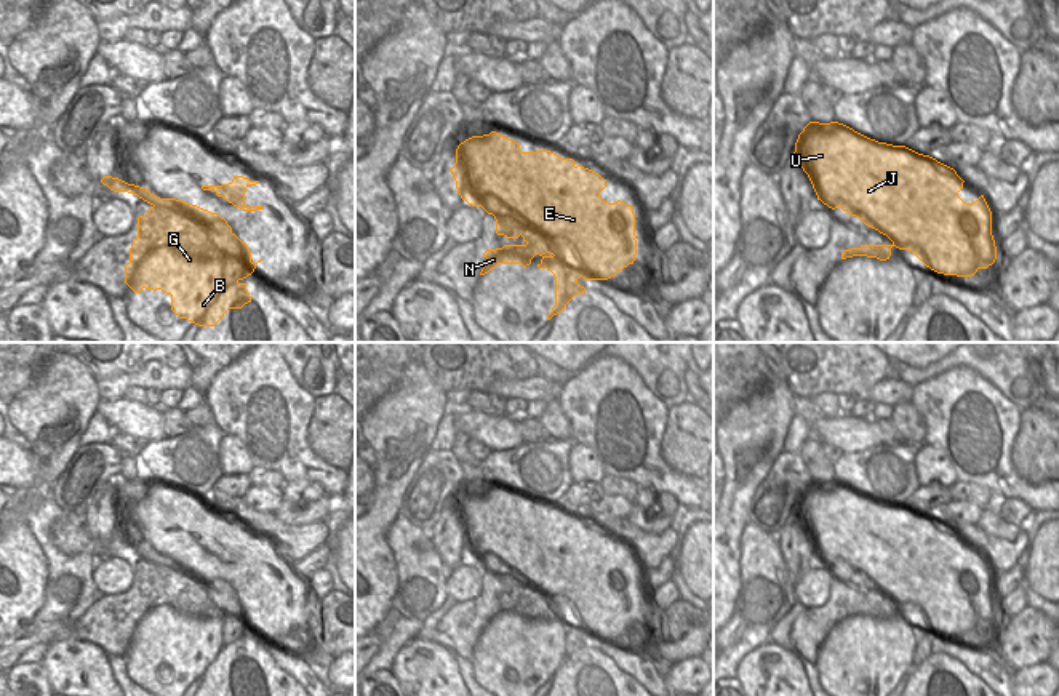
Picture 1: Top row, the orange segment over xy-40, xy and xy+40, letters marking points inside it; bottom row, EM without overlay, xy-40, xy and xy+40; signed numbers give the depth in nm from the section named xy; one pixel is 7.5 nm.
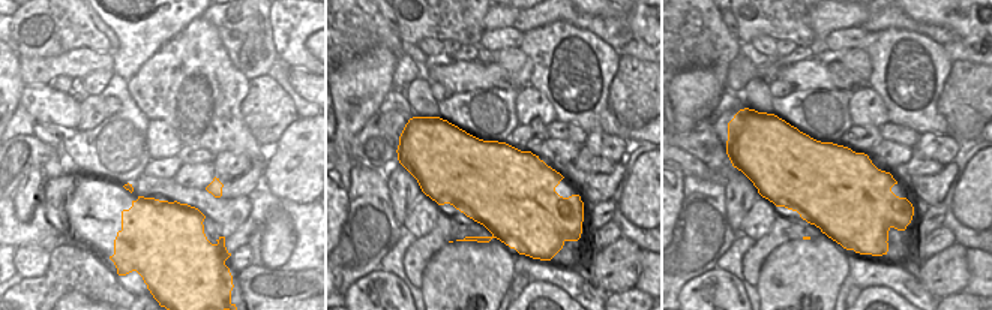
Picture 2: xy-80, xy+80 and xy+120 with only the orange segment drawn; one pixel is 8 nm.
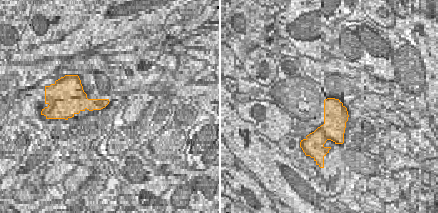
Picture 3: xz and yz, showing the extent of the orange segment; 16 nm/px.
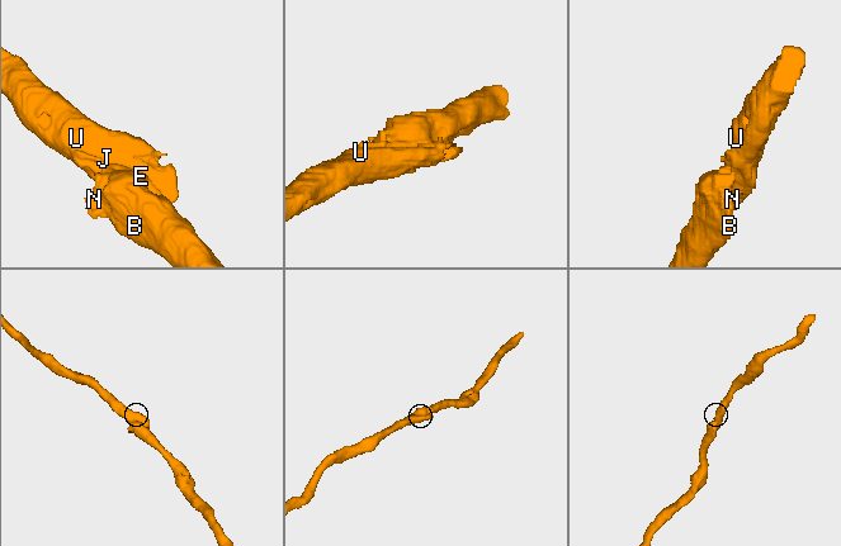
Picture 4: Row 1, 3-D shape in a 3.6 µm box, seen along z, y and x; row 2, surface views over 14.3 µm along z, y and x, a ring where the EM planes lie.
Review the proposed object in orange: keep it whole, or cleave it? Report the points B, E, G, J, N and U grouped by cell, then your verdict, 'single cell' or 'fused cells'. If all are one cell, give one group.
B E G J N U; single cell

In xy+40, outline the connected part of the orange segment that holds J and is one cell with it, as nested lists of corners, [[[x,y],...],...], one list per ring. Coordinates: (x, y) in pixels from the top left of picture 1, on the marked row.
[[[809,122],[798,134],[793,157],[808,174],[817,200],[832,210],[840,206],[893,242],[891,245],[862,245],[861,248],[845,250],[841,259],[867,256],[886,261],[891,256],[891,248],[896,246],[912,251],[931,270],[957,277],[971,277],[979,269],[987,269],[995,262],[997,246],[992,235],[992,211],[984,195],[973,203],[963,202],[958,192],[965,181],[953,168],[936,158],[905,146],[878,142],[838,122]]]

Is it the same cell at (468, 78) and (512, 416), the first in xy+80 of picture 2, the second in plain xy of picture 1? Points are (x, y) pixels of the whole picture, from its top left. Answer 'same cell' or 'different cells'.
different cells

